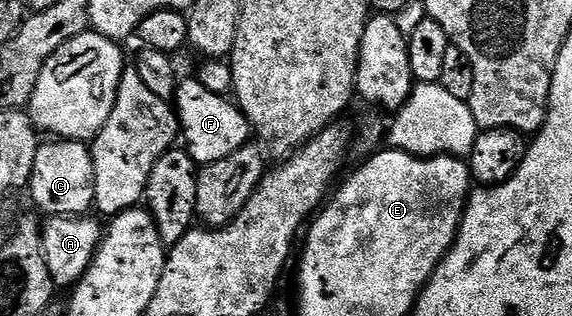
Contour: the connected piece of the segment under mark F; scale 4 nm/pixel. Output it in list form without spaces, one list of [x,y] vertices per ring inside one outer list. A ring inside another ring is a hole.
[[[184,77],[173,99],[185,149],[196,165],[204,166],[239,151],[251,138],[247,117],[228,97],[210,92],[196,77]]]

